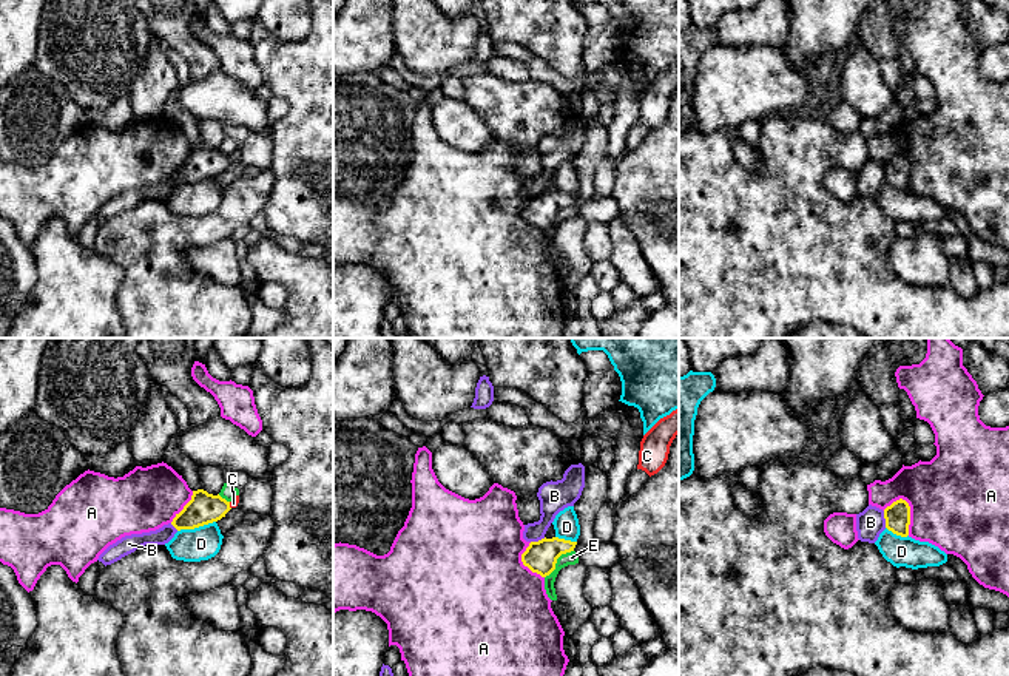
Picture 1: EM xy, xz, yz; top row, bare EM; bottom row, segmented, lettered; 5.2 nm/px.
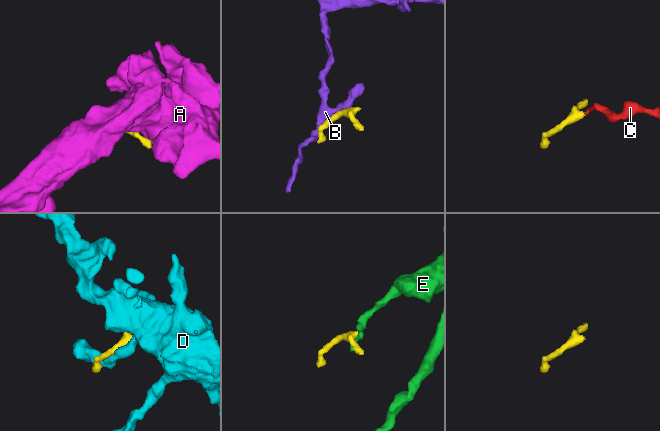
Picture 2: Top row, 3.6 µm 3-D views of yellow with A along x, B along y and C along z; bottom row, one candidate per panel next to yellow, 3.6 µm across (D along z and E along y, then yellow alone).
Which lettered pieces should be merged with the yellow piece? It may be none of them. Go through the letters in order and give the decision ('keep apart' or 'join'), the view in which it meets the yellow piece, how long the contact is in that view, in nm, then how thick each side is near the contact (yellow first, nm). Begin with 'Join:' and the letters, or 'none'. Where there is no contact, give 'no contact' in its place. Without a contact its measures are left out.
Join: C
A: keep apart; meets yellow in yz; contact 200 nm long; 130 nm thick on the yellow side, 480 nm on the other
B: keep apart; meets yellow in yz; contact 90 nm long; 130 nm thick on the yellow side, 150 nm on the other
C: join; meets yellow in xy; contact 40 nm long; 170 nm thick on the yellow side, 50 nm on the other
D: keep apart; meets yellow in xy; contact 200 nm long; 170 nm thick on the yellow side, 180 nm on the other
E: keep apart; meets yellow in xz; contact 220 nm long; 170 nm thick on the yellow side, 70 nm on the other

